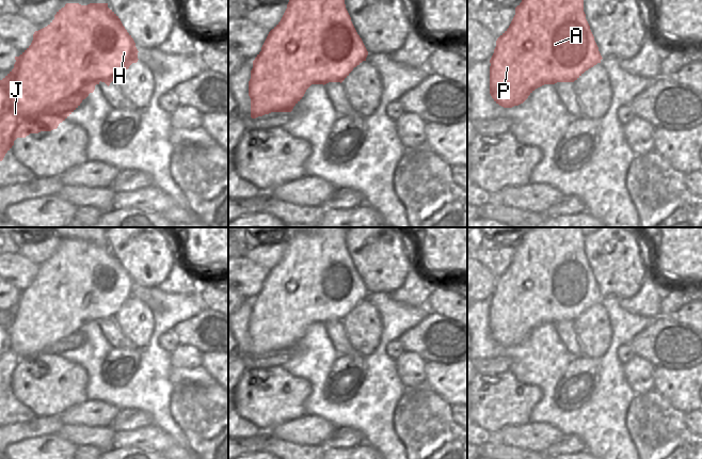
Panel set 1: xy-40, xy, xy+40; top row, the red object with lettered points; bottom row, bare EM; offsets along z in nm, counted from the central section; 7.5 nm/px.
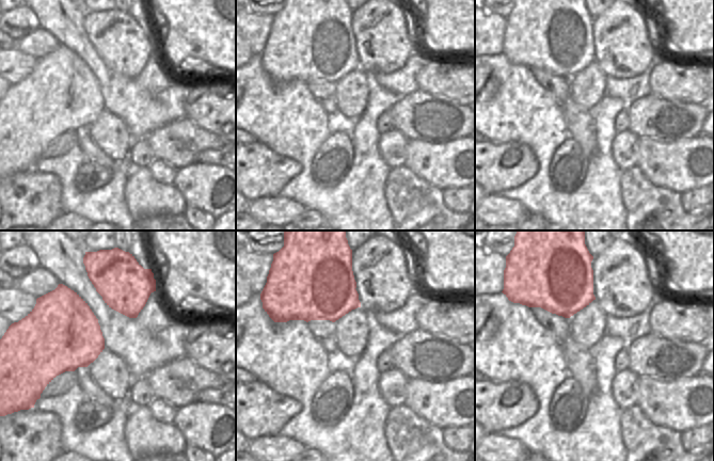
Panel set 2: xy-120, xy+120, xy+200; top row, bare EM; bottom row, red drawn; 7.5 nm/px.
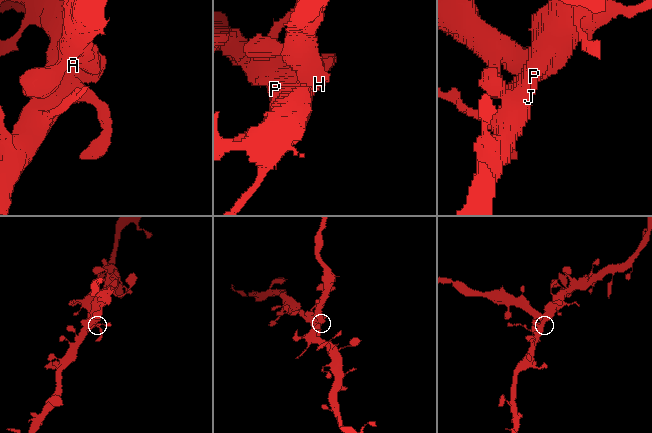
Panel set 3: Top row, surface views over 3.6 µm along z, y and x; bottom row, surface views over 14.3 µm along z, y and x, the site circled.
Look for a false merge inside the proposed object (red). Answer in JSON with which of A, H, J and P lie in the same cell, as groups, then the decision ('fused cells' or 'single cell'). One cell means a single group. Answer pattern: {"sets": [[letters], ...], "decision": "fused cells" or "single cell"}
{"sets": [["A", "J", "P"], ["H"]], "decision": "fused cells"}

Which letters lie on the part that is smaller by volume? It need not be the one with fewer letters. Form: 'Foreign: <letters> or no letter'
Foreign: H

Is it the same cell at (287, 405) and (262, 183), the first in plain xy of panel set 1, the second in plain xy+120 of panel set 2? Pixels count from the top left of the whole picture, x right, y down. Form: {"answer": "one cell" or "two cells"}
{"answer": "one cell"}

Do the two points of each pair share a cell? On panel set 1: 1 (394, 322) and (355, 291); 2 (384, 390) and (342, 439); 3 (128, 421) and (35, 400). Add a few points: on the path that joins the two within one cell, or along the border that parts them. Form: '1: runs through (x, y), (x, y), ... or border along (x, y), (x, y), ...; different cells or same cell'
1: border along (388, 293), (369, 293), (365, 299); different cells
2: border along (336, 427), (355, 428), (365, 442); different cells
3: border along (97, 417), (100, 415), (116, 415), (122, 423); different cells

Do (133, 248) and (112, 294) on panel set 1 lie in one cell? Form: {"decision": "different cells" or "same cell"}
{"decision": "same cell"}

